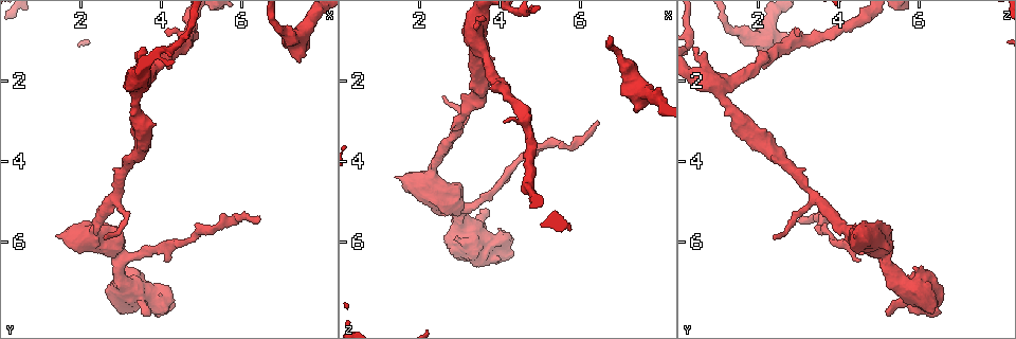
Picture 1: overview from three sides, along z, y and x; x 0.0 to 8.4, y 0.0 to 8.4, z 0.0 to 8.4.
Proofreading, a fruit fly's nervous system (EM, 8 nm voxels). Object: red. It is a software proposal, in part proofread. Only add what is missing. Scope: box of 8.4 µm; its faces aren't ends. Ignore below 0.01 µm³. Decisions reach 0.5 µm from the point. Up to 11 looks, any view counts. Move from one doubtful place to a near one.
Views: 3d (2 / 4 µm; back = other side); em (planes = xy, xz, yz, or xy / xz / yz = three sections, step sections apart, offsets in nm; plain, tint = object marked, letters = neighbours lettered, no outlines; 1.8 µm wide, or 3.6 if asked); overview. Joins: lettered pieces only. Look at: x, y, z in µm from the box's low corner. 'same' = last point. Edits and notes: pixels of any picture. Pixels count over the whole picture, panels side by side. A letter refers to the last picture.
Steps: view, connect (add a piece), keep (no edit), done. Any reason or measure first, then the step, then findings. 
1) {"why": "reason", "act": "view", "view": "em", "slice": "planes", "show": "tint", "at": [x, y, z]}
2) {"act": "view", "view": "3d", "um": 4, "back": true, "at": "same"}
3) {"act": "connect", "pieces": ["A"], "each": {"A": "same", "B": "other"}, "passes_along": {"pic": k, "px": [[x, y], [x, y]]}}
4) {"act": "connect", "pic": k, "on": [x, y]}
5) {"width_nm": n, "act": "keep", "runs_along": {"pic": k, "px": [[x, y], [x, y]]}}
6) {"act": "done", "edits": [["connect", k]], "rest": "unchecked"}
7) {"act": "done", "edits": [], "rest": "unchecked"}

{"why": "small branch off a trunk", "act": "view", "view": "em", "slice": "xz", "step": 4, "show": "tint", "at": [3.00, 6.65, 5.20]}

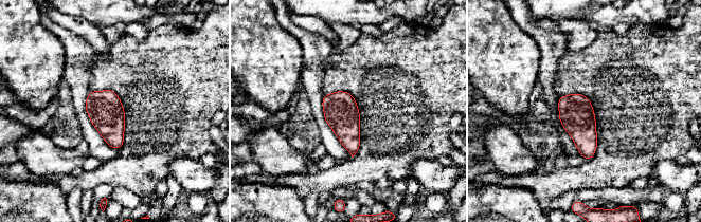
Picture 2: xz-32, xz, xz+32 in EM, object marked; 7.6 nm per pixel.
{"act": "view", "view": "em", "slice": "xz", "step": 4, "show": "letters", "at": "same"}

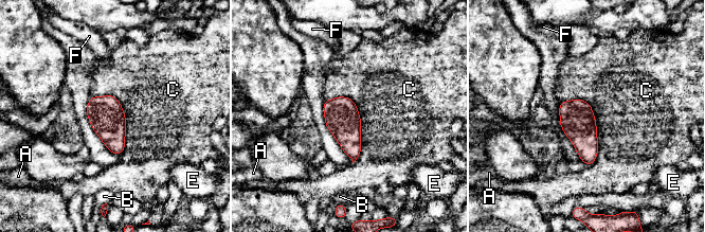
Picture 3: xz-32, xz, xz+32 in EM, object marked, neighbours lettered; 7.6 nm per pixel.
{"width_nm": 260, "act": "keep", "each": {"A": "other", "B": "other", "C": "other", "E": "other", "F": "other"}, "border": {"pic": 3, "px": [[561, 101], [591, 106], [588, 166]]}, "found": "none of them fits"}

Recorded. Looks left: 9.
{"why": "tapers out", "act": "view", "view": "3d", "um": 4, "at": [6.45, 5.45, 3.00]}

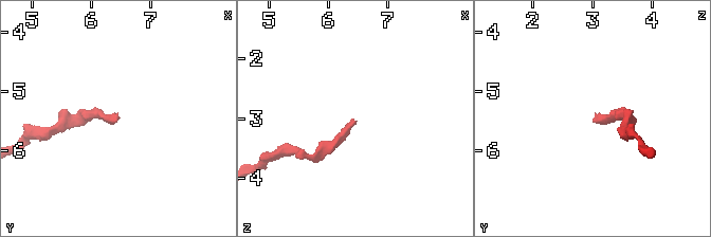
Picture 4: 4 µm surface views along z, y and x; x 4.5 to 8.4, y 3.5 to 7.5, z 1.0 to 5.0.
{"act": "view", "view": "em", "slice": "planes", "show": "letters", "at": [6.45, 5.50, 3.00]}

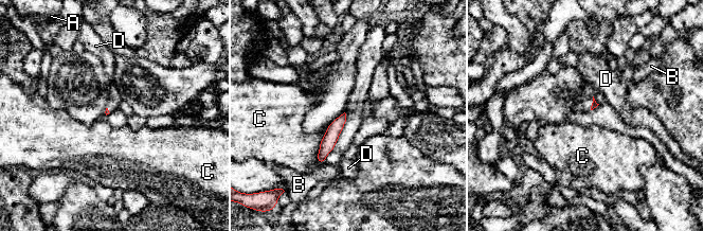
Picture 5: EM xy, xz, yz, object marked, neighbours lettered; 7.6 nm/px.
{"act": "keep", "each": {"A": "other", "B": "other", "C": "other", "D": "other"}, "found": "none of them fits"}

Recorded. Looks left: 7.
{"why": "an open end", "act": "view", "view": "em", "slice": "xy", "step": 8, "show": "tint", "at": [2.60, 5.95, 2.40]}

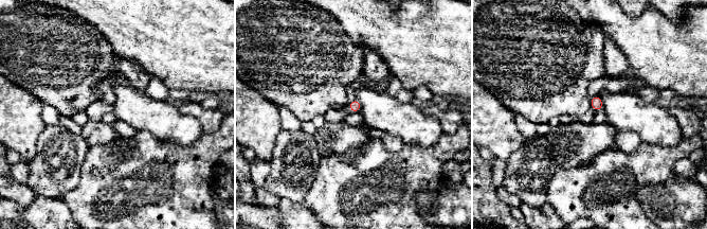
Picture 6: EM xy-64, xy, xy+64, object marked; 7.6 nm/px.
{"why": "another direction", "act": "view", "view": "em", "slice": "planes", "show": "letters", "at": "same"}

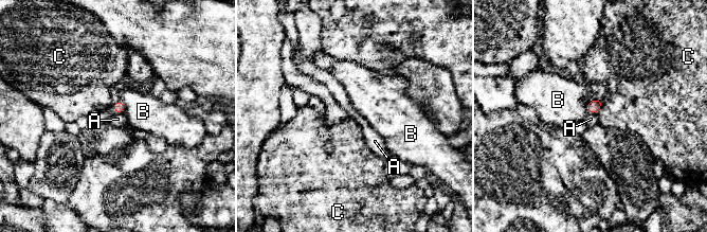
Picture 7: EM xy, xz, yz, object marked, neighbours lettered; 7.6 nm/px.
{"act": "keep", "each": {"A": "other", "B": "other", "C": "other"}, "border": {"pic": 7, "px": [[588, 112], [596, 114]]}, "found": "none of them fits"}

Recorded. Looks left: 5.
{"why": "an open end", "act": "view", "view": "em", "slice": "xy", "step": 16, "show": "tint", "at": [4.10, 0.80, 3.10]}

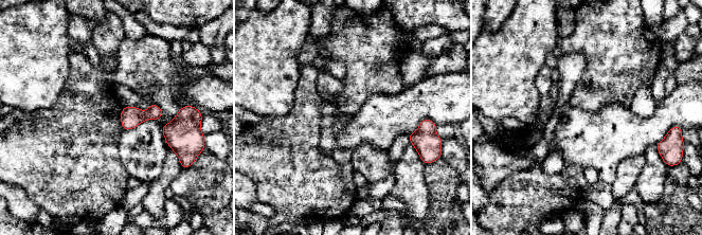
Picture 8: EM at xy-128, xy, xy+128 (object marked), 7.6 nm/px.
{"act": "view", "view": "em", "slice": "planes", "show": "letters", "at": "same"}

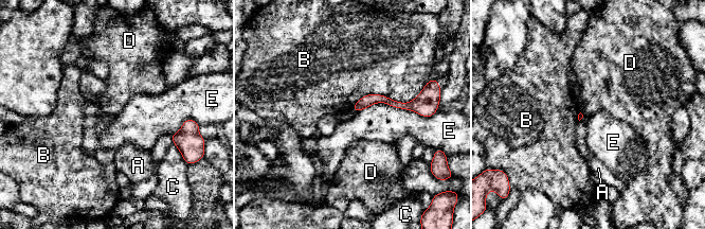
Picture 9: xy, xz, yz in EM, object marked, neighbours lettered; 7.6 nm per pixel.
{"longest_contact_nm": ["B", 550], "act": "keep", "each": {"A": "other", "B": "other", "C": "other", "D": "other", "E": "other"}, "found": "no lettered piece goes on from it"}

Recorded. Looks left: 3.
{"act": "done", "edits": [], "rest": "unchecked"}

